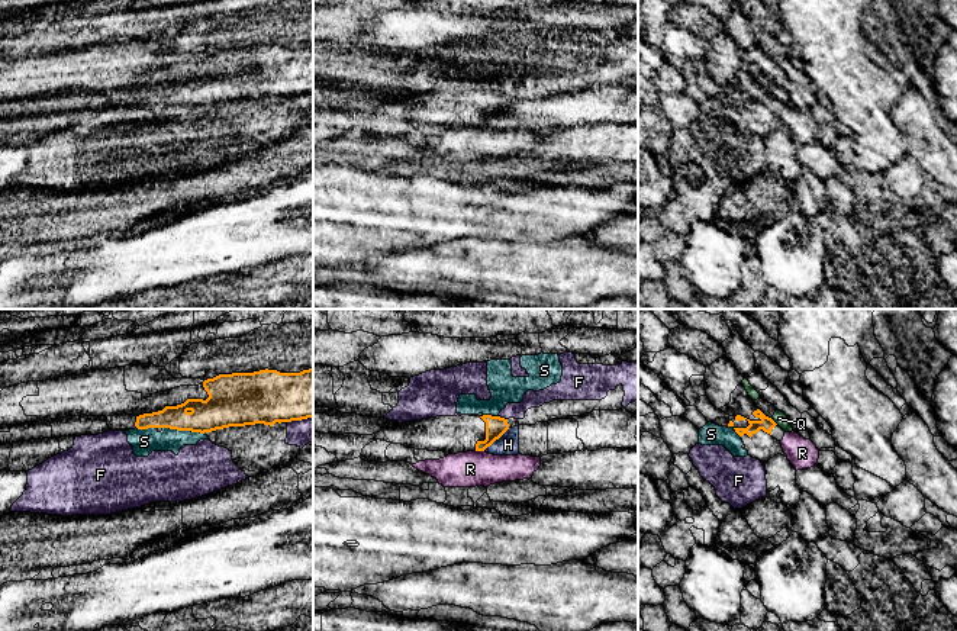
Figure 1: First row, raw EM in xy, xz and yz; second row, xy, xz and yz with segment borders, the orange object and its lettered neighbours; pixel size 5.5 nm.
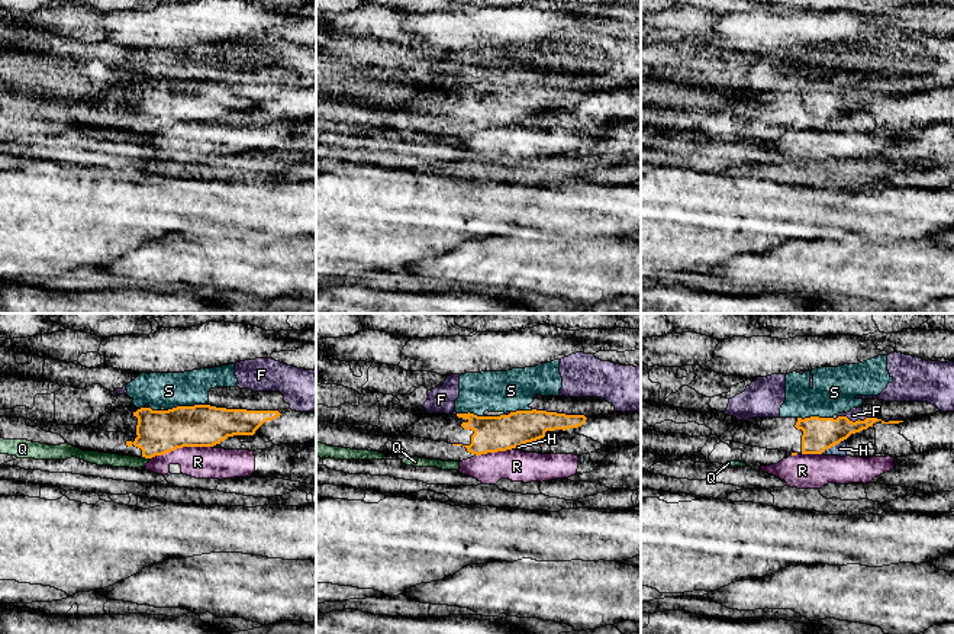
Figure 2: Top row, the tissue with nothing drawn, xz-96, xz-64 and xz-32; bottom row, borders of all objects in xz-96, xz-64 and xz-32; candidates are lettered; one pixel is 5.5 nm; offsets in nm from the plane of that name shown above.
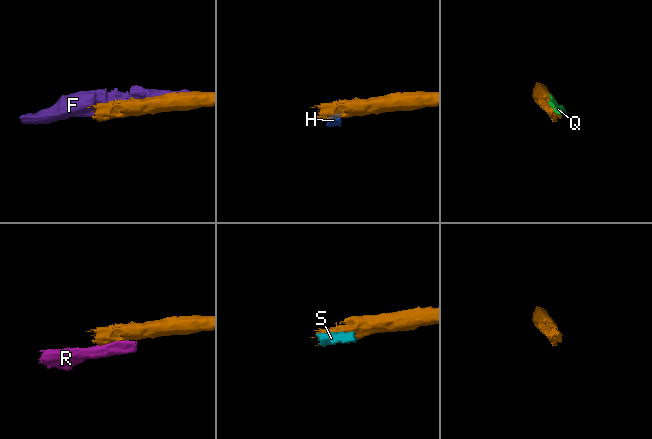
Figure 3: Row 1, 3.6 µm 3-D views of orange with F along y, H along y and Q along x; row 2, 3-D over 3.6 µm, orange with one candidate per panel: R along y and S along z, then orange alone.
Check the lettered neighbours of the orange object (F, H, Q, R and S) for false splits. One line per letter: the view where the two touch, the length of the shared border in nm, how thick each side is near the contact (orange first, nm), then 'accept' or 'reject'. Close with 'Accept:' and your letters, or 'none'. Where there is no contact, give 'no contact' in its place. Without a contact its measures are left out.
F: contact in xz; length 50 nm; calibres 110 and 100 nm; reject
H: contact in xz; length 200 nm; calibres 110 and 120 nm; reject
Q: contact in yz; length 60 nm; calibres 80 and 70 nm; reject
R: contact in xz; length 50 nm; calibres 110 and 200 nm; reject
S: contact in xy; length 240 nm; calibres 200 and 140 nm; reject
Accept: none

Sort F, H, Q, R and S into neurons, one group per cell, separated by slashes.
F S / H / Q / R

